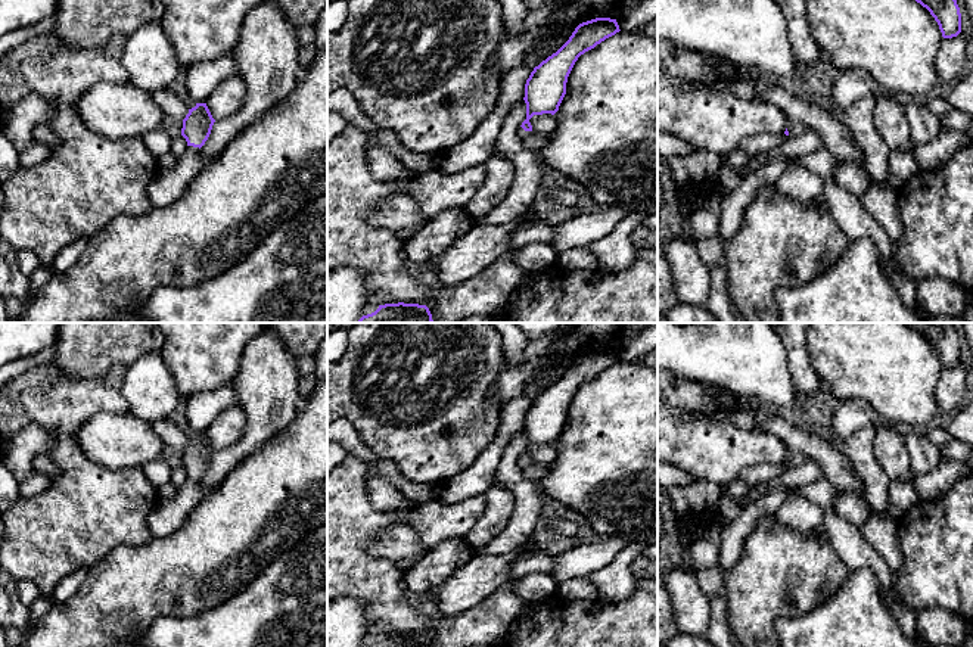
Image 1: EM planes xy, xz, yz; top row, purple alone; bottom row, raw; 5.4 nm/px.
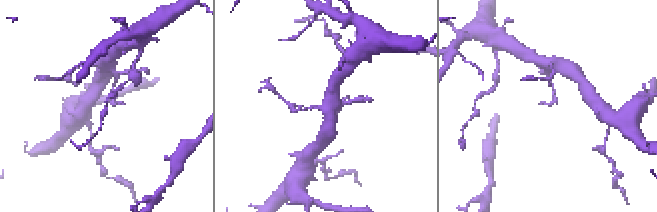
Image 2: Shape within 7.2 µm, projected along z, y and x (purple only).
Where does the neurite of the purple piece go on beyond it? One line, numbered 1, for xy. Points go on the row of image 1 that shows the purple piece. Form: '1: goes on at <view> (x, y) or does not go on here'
1: goes on at xy (167, 186)

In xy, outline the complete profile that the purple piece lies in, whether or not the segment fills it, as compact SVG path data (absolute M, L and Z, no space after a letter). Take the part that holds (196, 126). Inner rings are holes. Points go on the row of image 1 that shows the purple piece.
M196 103L183 119L181 136L187 150L172 168L159 168L147 186L147 197L153 208L162 208L178 200L195 175L205 167L200 147L208 140L215 119L206 103Z

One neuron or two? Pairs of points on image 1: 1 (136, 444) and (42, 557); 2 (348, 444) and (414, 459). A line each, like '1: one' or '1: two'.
1: two
2: two

